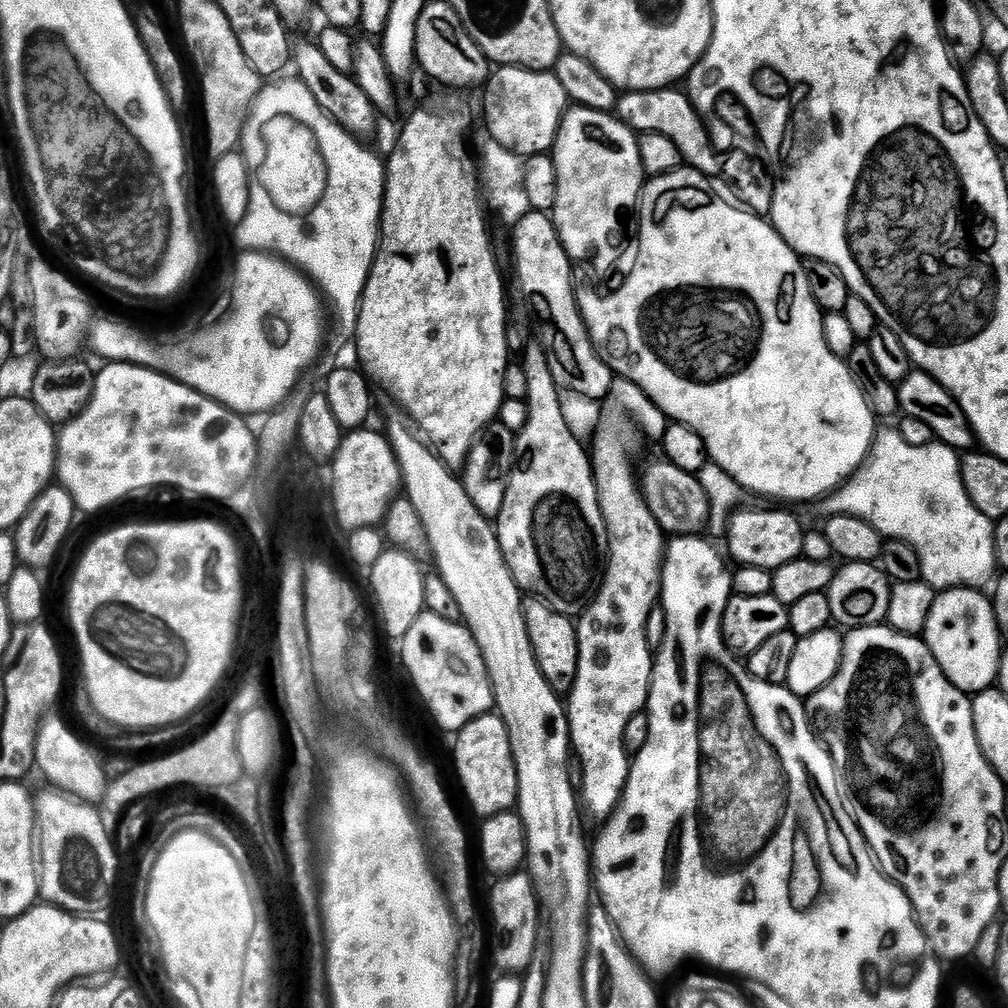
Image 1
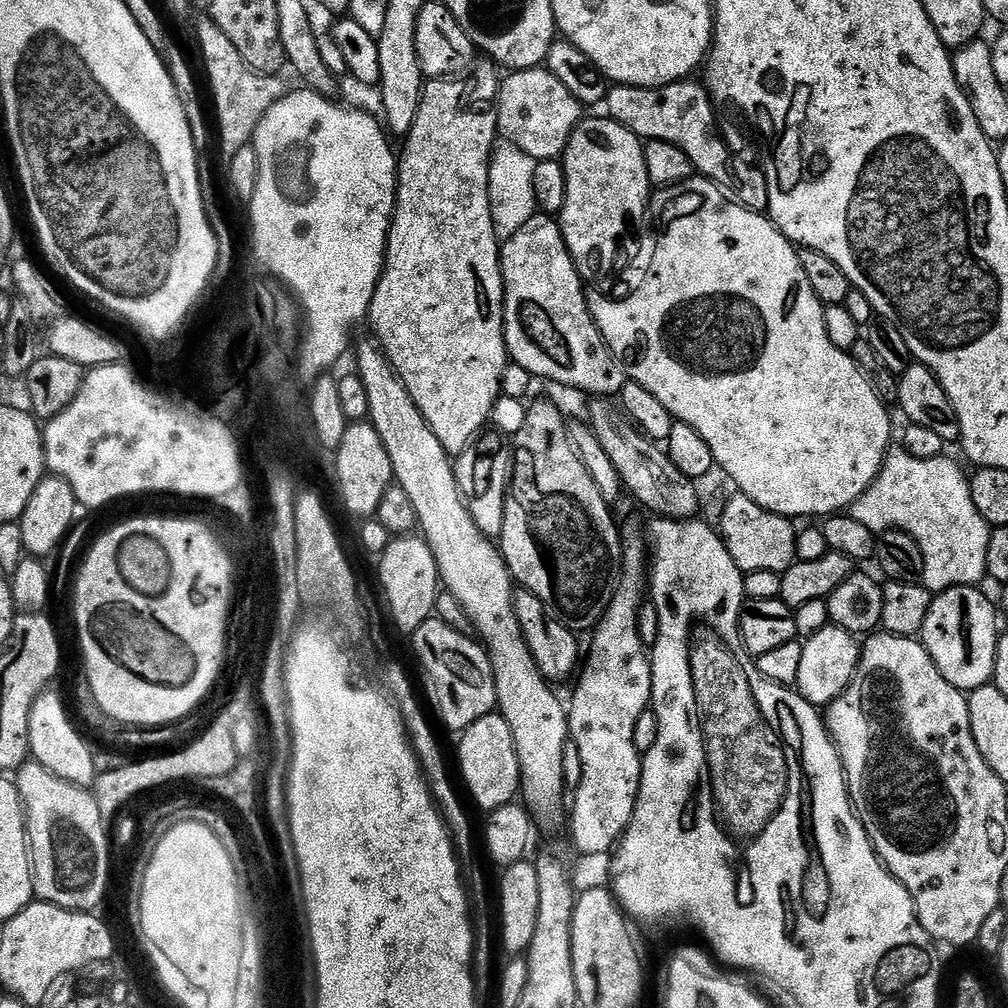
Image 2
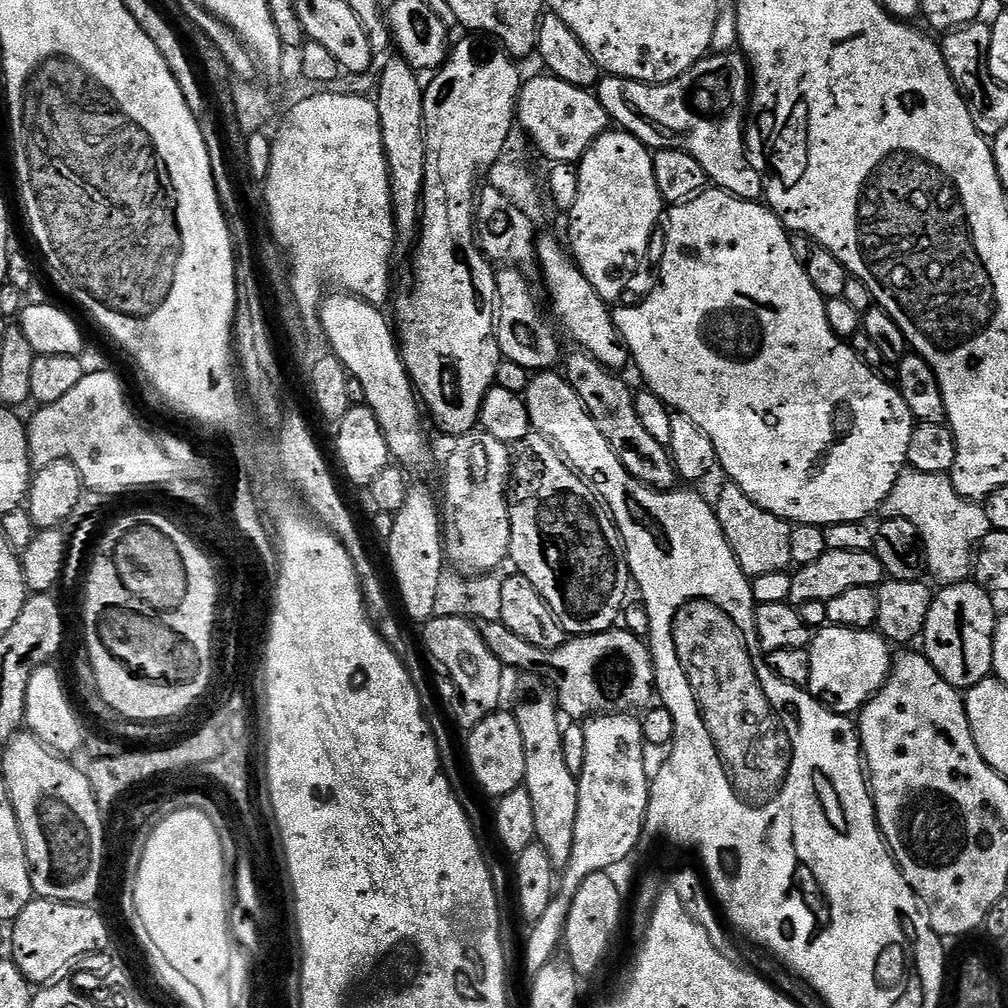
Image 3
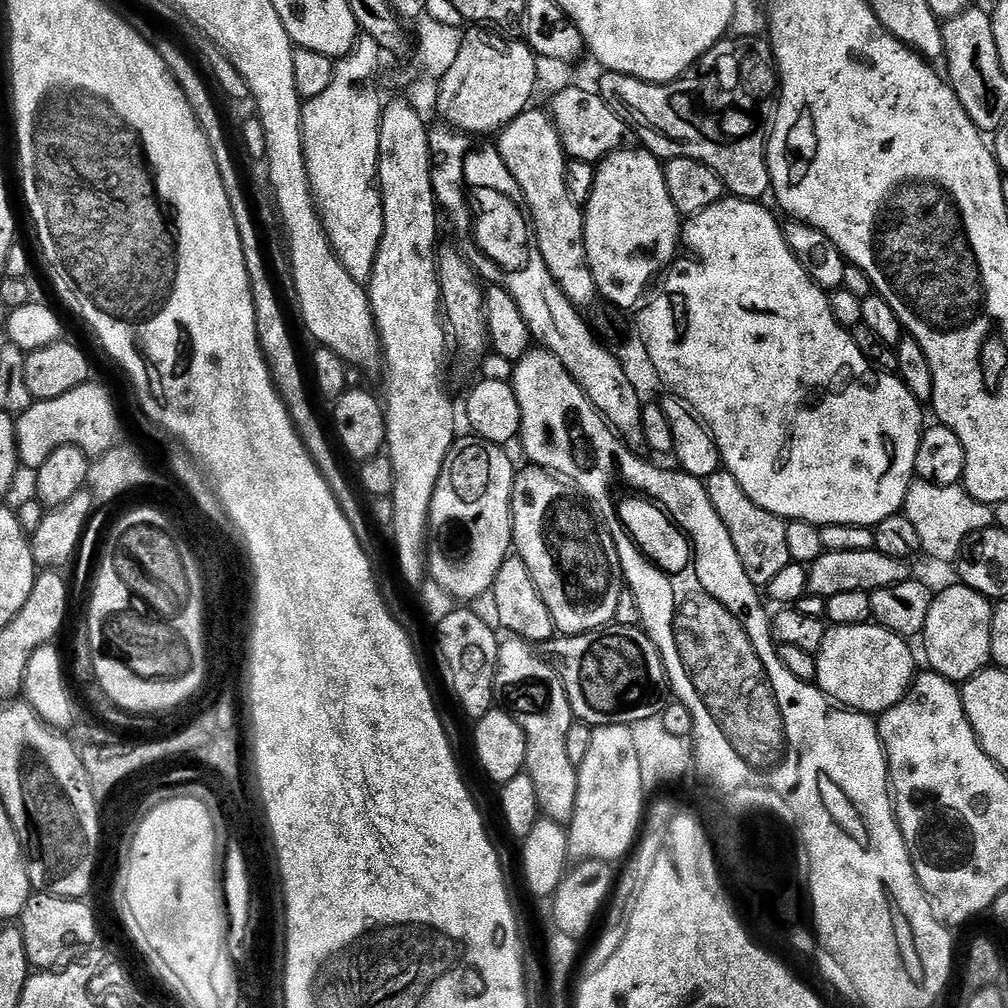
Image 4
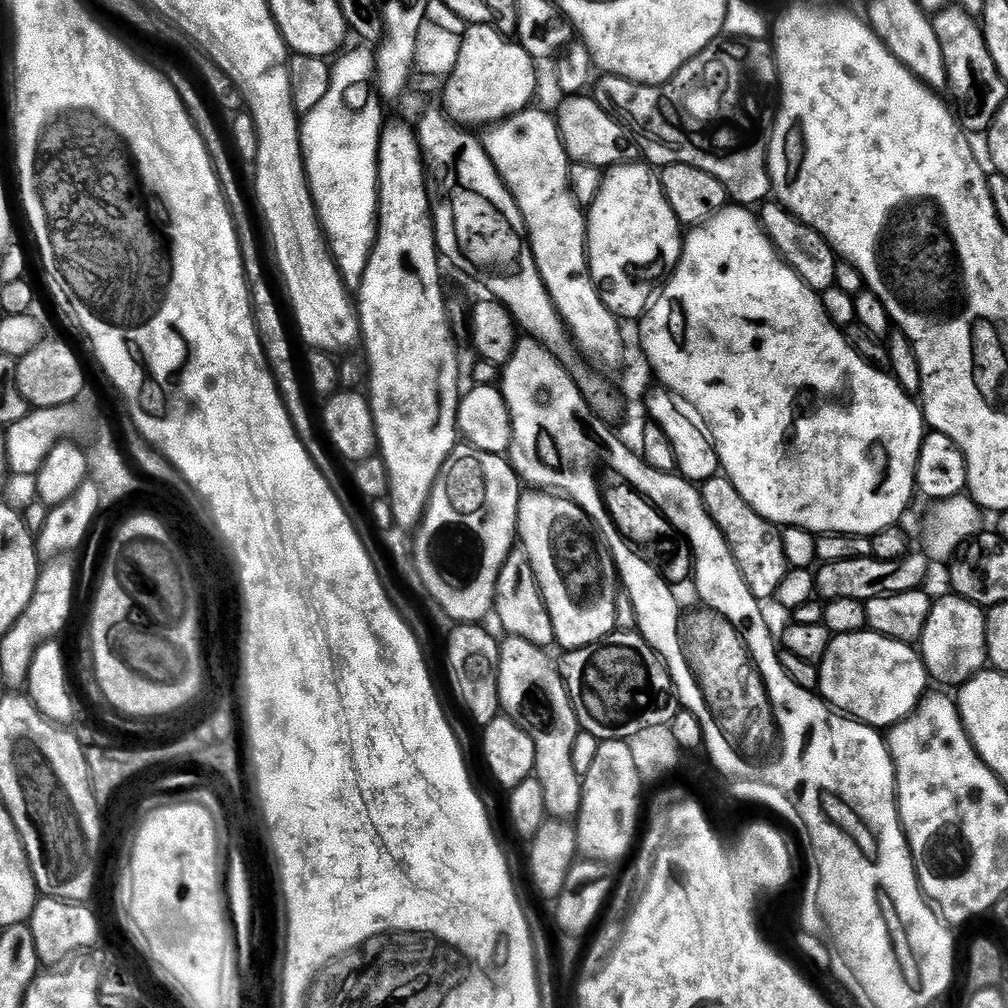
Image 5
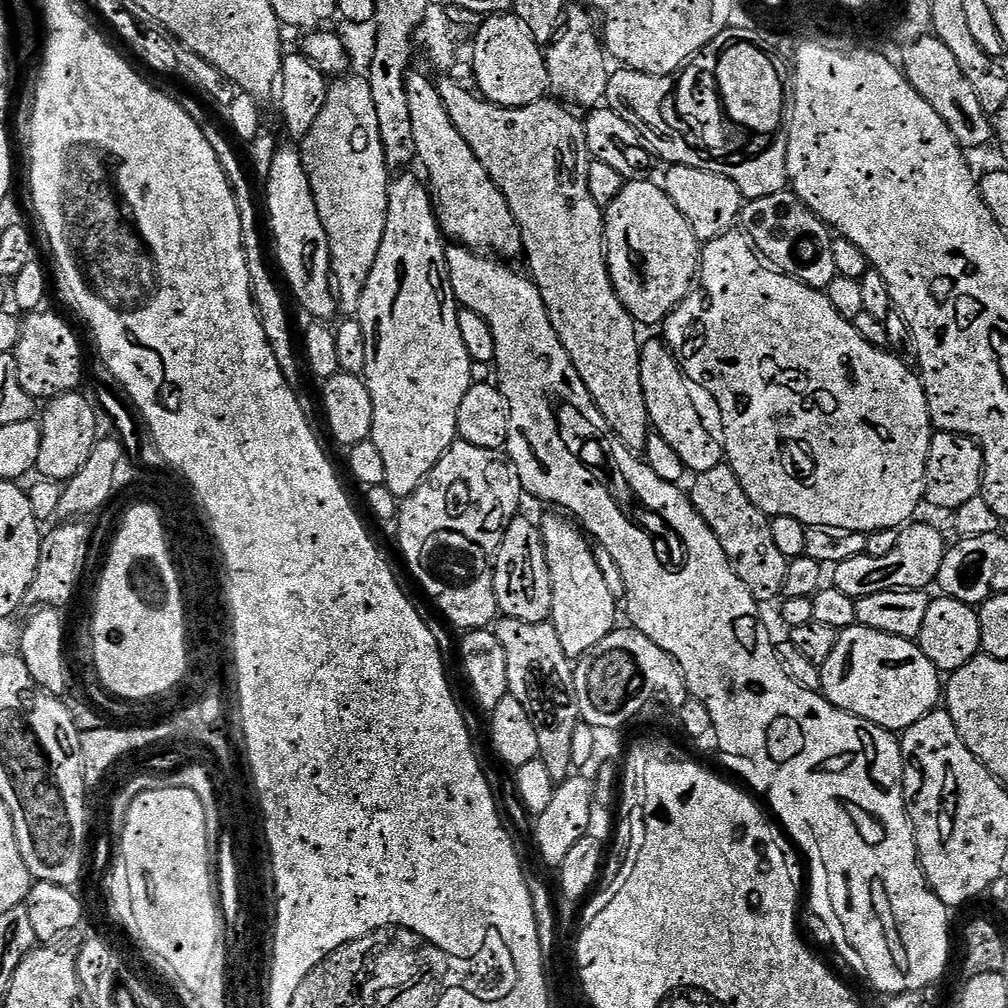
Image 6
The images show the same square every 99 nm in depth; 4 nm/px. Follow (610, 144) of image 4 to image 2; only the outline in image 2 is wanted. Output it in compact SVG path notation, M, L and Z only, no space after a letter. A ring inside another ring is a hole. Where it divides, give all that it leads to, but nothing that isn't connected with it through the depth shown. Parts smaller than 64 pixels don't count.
M544 66L521 72L509 71L501 79L496 95L496 127L499 135L537 162L563 157L570 134L581 122L580 111L580 101Z

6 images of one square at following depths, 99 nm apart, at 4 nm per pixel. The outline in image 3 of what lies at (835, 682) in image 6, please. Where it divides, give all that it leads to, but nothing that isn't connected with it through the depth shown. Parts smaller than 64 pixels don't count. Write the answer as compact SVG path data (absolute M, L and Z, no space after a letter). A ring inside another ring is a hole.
M825 626L811 637L807 649L810 662L807 691L831 712L851 717L887 682L894 659L891 650L889 641L879 631Z

